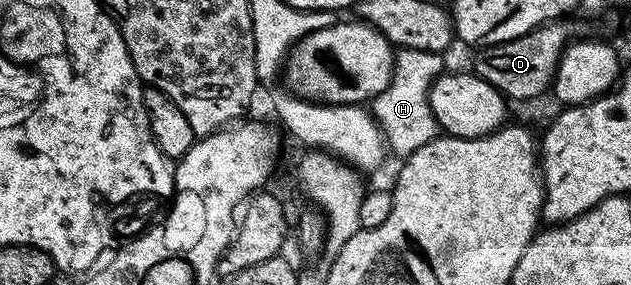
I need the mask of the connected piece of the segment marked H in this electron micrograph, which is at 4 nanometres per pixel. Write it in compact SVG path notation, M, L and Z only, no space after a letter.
M401 48L394 59L392 77L383 93L370 103L370 112L386 140L387 148L404 159L422 148L440 133L438 122L430 107L430 89L435 79L443 74L443 56L428 50Z

